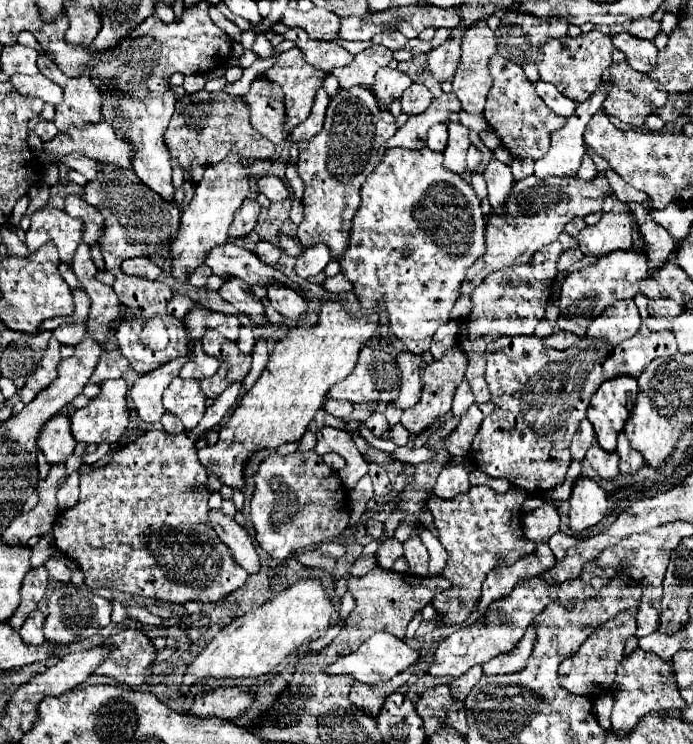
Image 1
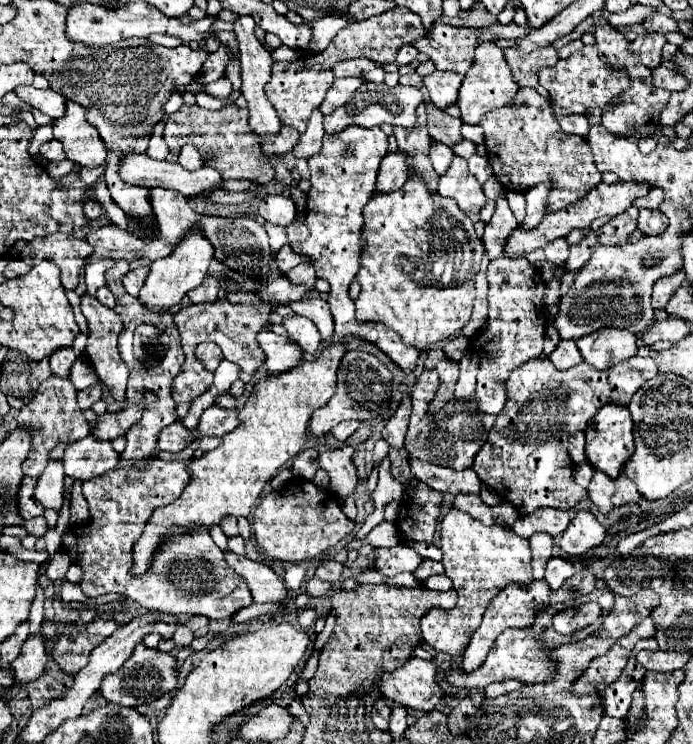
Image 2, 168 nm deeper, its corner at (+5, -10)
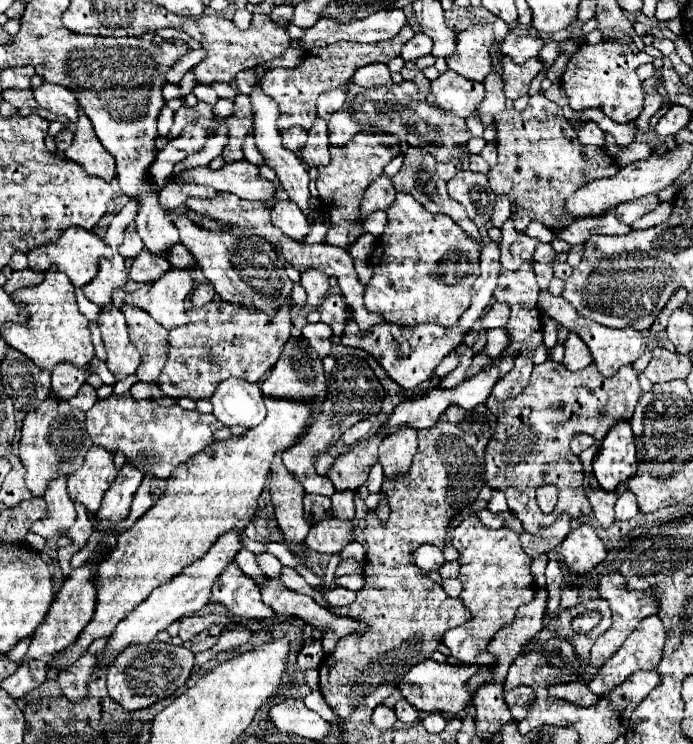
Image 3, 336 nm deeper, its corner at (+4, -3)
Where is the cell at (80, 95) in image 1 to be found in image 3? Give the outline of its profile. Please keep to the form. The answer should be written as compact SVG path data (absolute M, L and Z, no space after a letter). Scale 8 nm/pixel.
M79 112L77 132L65 156L81 164L89 176L103 178L105 182L111 182L115 176L115 158L99 144L95 130L91 126L91 120L87 120L83 112Z

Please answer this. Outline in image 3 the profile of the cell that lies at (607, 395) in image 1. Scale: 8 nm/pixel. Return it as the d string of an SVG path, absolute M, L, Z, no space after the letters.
M627 420L617 422L607 436L593 460L593 474L599 480L601 488L611 492L621 482L629 480L637 472L635 458L635 440Z

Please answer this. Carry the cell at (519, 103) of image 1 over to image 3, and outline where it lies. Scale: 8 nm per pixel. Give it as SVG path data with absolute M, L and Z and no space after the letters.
M541 92L531 96L523 112L501 112L495 116L499 162L491 168L489 186L495 194L507 194L513 206L513 226L525 232L531 220L547 228L565 228L577 220L567 216L565 200L581 186L597 178L611 178L619 172L613 156L599 146L579 144L573 126L563 118L561 108Z

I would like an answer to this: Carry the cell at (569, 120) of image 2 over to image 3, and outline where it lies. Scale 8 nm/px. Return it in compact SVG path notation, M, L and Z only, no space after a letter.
M585 122L583 128L577 130L579 142L581 144L593 144L593 146L603 146L605 144L605 134L599 130L595 122Z

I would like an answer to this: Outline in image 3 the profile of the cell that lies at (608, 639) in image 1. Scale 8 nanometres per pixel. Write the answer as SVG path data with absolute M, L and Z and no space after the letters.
M649 616L647 620L643 620L639 624L639 628L625 640L625 644L619 648L619 652L611 660L607 660L607 664L603 664L599 668L599 674L589 684L589 690L593 694L597 694L597 696L607 696L607 692L611 692L611 688L623 684L623 680L627 680L633 672L657 668L657 664L659 664L659 660L663 656L665 638L667 638L667 632L665 632L663 622L659 620L659 616Z

